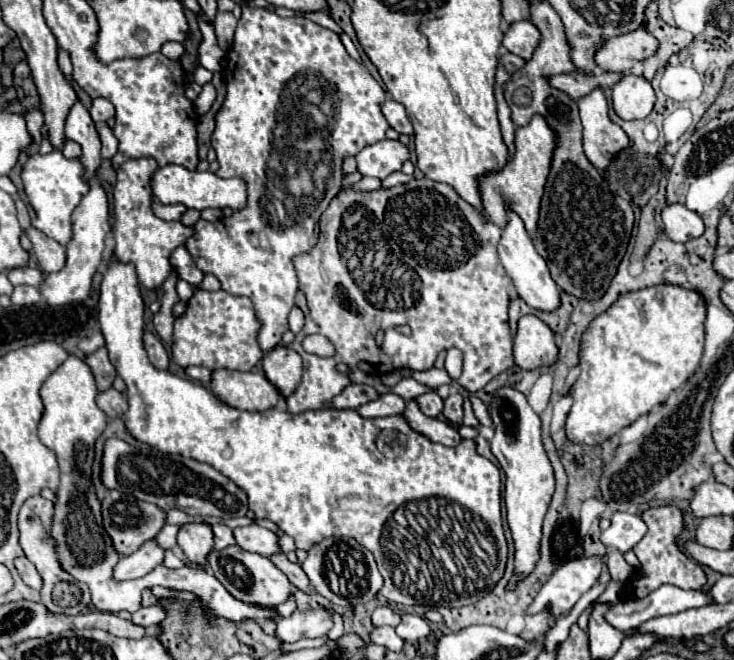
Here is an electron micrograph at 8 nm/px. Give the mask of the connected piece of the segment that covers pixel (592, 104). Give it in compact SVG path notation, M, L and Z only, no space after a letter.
M593 90L591 94L579 98L577 104L583 122L585 154L595 168L605 170L613 158L629 146L629 138L617 124L609 120L603 90Z

